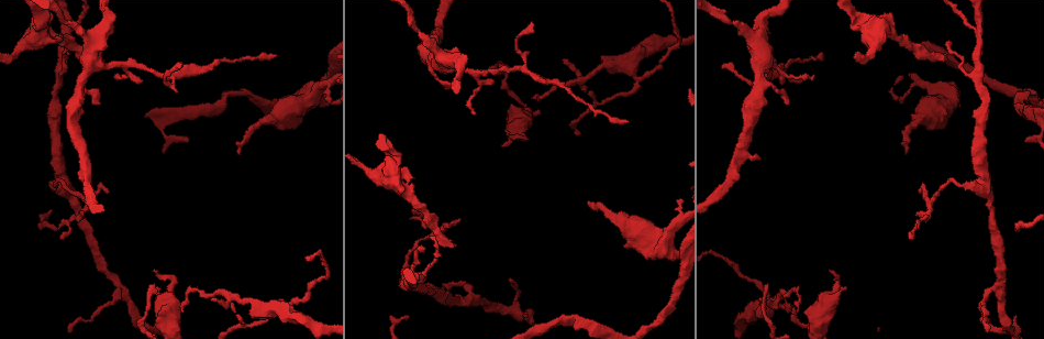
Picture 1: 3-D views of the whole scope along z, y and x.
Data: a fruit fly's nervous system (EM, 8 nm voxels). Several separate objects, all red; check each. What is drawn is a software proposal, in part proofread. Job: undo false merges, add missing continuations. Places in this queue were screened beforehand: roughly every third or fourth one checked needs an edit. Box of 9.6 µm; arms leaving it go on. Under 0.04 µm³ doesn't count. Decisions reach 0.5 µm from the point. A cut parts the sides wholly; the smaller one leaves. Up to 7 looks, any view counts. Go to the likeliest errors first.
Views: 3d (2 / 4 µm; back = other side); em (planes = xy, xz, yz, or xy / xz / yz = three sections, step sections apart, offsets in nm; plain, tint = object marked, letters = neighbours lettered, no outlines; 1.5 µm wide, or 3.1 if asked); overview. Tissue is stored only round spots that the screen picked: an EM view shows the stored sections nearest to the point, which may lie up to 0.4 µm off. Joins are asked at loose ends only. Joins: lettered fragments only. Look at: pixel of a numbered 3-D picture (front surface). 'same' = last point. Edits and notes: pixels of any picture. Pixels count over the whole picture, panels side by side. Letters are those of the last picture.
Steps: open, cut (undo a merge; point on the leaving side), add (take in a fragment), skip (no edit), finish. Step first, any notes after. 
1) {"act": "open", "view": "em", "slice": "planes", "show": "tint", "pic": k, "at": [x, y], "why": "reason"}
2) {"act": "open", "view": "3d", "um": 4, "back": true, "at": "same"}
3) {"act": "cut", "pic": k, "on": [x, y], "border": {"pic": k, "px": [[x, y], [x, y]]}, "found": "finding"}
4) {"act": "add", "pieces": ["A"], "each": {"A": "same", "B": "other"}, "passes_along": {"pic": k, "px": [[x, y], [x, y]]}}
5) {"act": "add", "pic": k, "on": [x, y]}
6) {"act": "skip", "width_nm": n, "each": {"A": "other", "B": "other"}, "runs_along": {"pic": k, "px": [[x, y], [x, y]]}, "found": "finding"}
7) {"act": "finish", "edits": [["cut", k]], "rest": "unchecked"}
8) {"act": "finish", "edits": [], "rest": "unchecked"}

{"act": "open", "view": "3d", "um": 2, "pic": 1, "at": [503, 144], "why": "stops while still wide"}

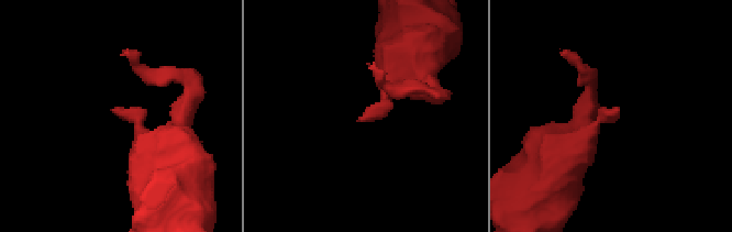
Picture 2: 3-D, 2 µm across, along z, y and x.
{"act": "open", "view": "em", "slice": "xz", "step": 8, "show": "tint", "pic": 2, "at": [615, 118]}

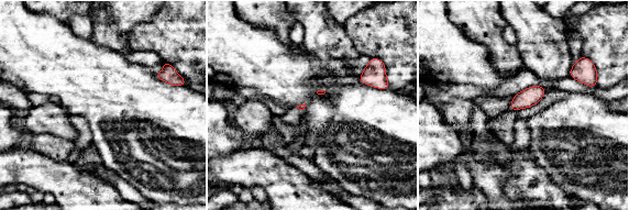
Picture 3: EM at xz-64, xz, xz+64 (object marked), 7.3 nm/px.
{"act": "open", "view": "em", "slice": "planes", "show": "letters", "at": "same"}

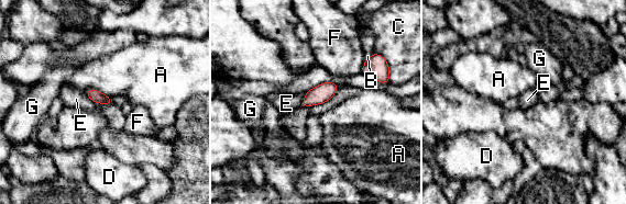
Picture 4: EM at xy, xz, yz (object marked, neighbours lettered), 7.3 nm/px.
{"act": "skip", "each": {"A": "other", "B": "other", "C": "other", "D": "other", "E": "other", "F": "other", "G": "other"}, "border": {"pic": 4, "px": [[306, 92], [300, 105]]}, "found": "no lettered fragment goes on from it"}

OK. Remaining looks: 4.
{"act": "open", "view": "em", "slice": "planes", "show": "letters", "pic": 1, "at": [596, 68], "why": "calibre changes"}

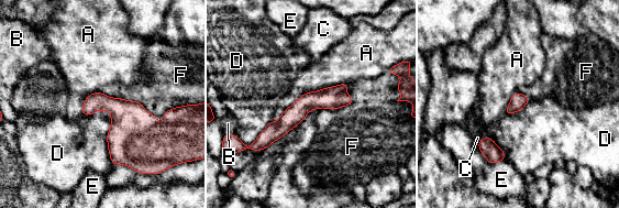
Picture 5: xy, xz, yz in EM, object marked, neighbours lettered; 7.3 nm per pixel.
{"act": "skip", "width_nm": 140, "each": {"A": "other", "B": "other", "C": "other", "D": "other", "E": "other", "F": "other"}, "runs_along": {"pic": 5, "px": [[344, 86], [307, 101], [260, 144], [233, 144]]}, "found": "one cell here"}

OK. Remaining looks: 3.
{"act": "open", "view": "3d", "um": 4, "back": true, "pic": 1, "at": [761, 25], "why": "sudden change in width"}

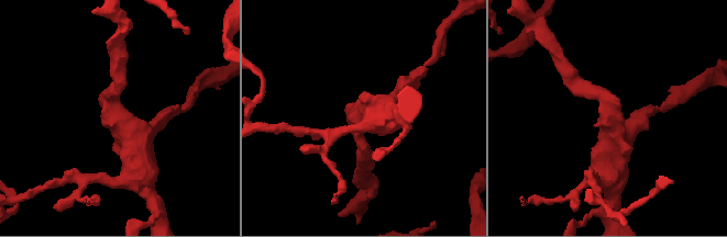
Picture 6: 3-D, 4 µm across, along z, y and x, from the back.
{"act": "open", "view": "em", "slice": "xy", "step": 8, "show": "tint", "pic": 6, "at": [359, 114], "arm_widths_nm": [200, 480]}

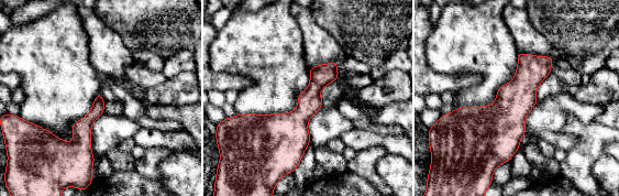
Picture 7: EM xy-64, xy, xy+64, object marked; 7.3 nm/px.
{"act": "open", "view": "em", "slice": "planes", "show": "letters", "at": "same"}

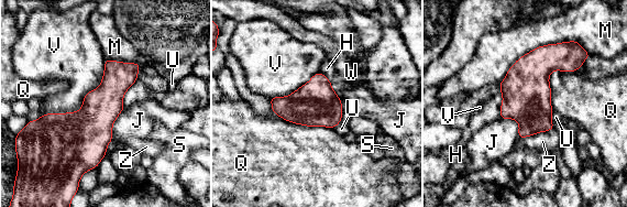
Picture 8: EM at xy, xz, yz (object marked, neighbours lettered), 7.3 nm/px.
{"act": "skip", "longest_contact_nm": ["V", 650], "each": {"H": "other", "J": "other", "M": "other", "Q": "other", "S": "other", "U": "other", "V": "other", "W": "other", "Z": "other"}, "border": {"pic": 8, "px": [[501, 118], [518, 123], [519, 138]]}, "found": "all the same cell"}

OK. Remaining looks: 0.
{"act": "finish", "edits": [], "rest": "unchecked"}

